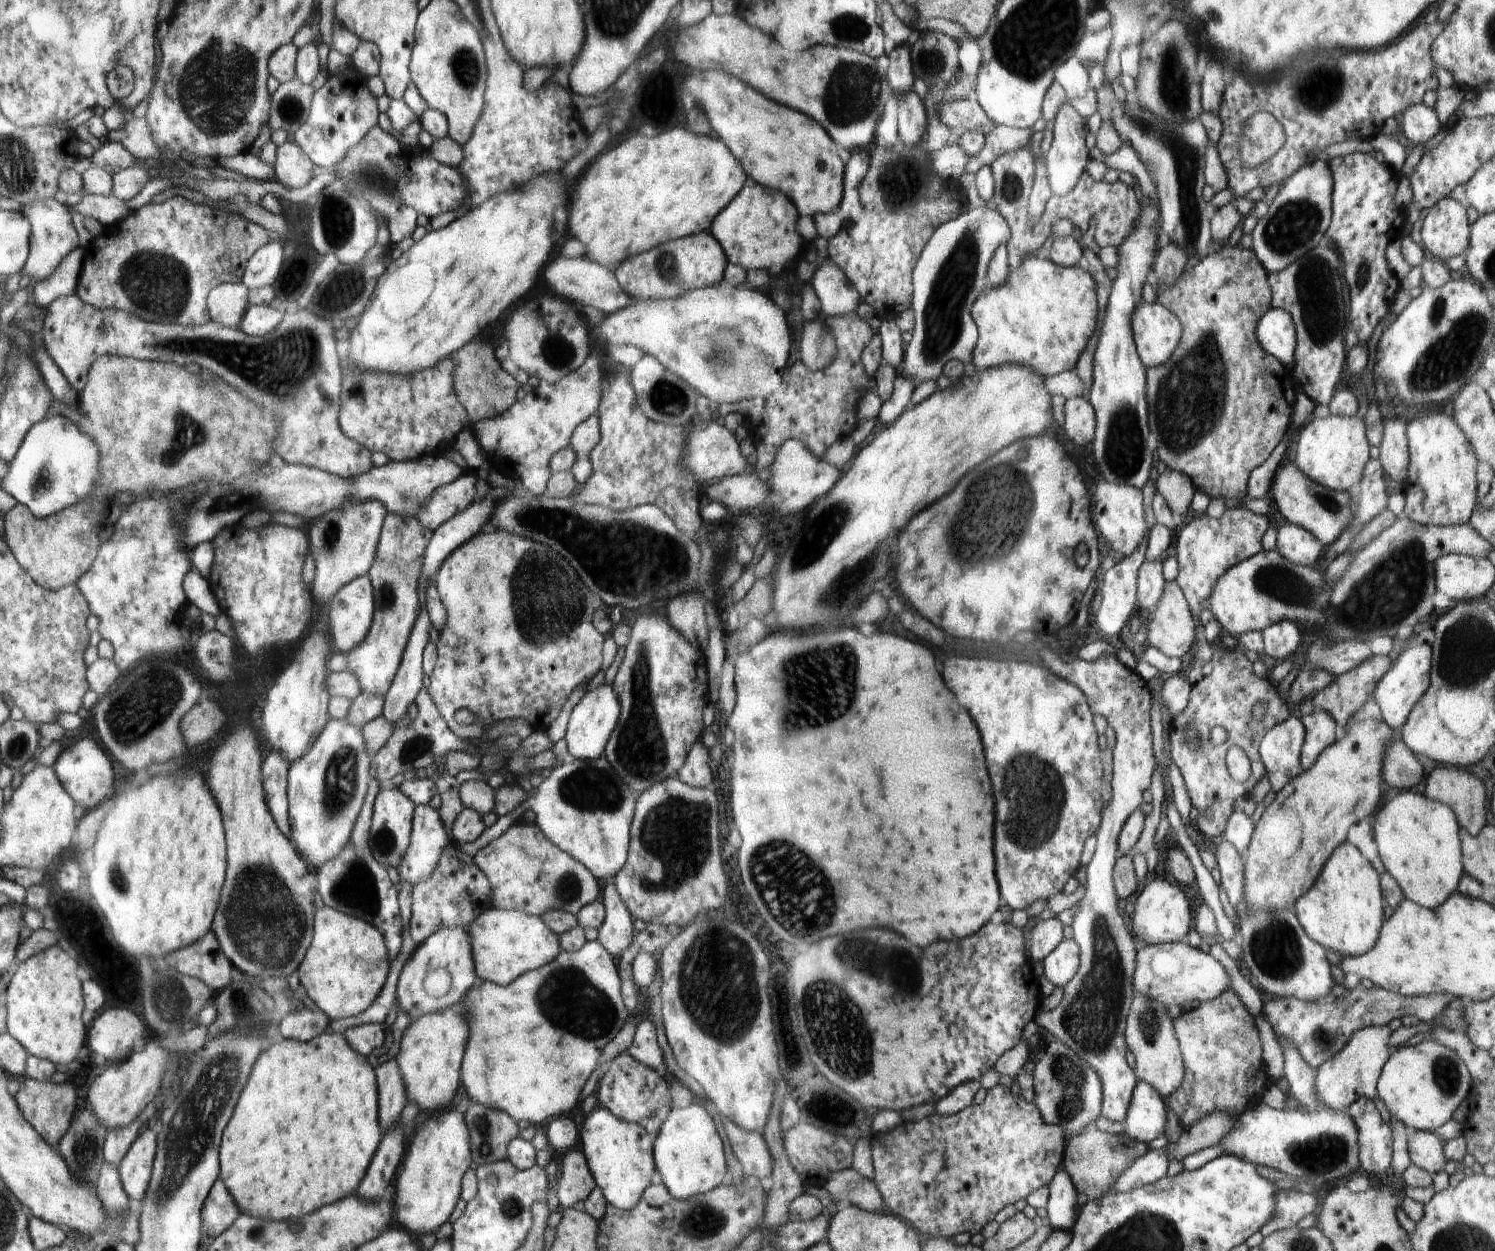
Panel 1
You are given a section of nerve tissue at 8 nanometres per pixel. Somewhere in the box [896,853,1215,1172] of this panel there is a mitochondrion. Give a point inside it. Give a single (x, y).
(1091, 1018)

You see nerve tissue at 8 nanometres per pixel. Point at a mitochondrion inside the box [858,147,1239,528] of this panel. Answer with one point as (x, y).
(1190, 400)

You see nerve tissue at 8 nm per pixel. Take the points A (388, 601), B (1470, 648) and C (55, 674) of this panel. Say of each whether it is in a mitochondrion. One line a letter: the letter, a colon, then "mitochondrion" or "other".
A: mitochondrion
B: mitochondrion
C: other

